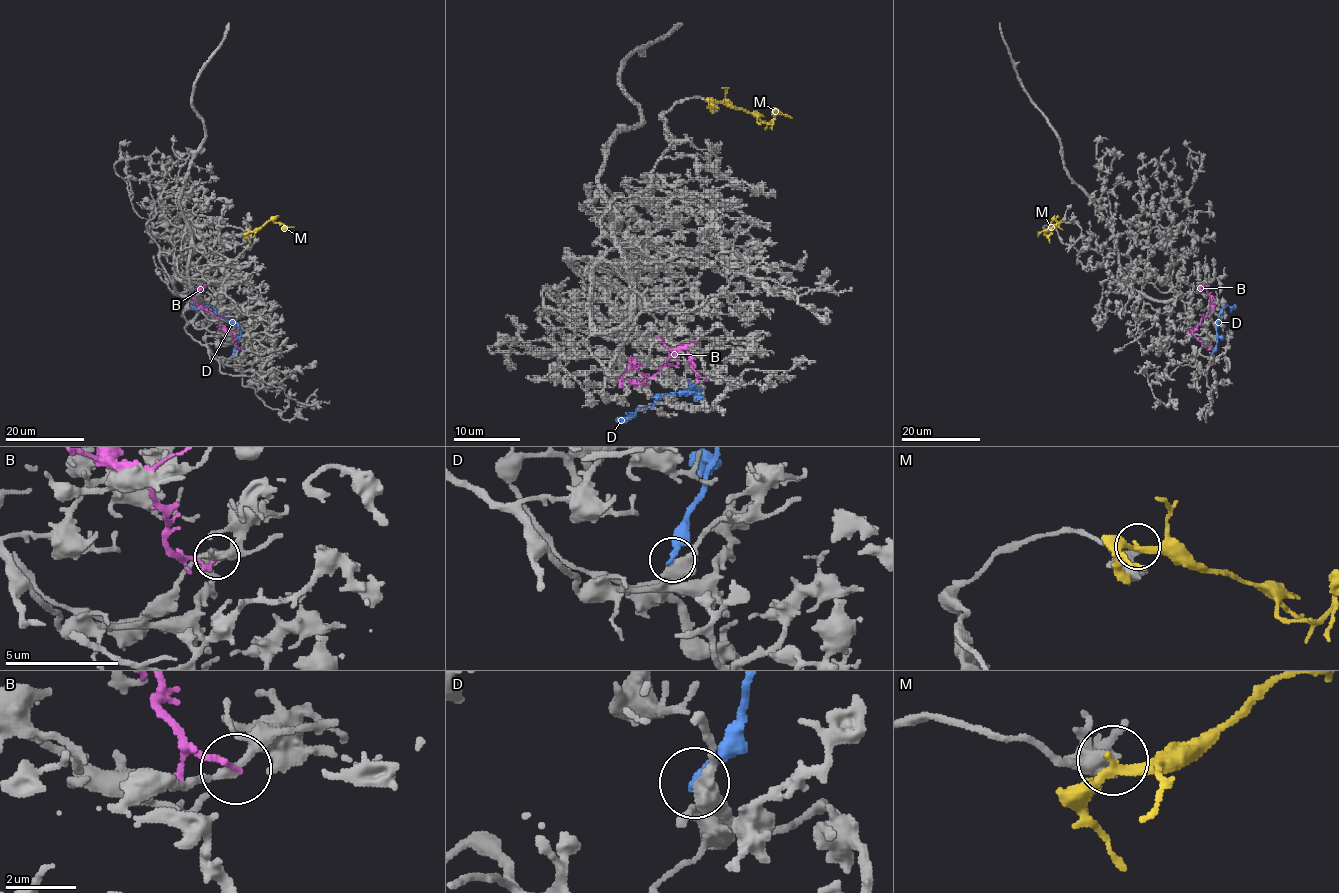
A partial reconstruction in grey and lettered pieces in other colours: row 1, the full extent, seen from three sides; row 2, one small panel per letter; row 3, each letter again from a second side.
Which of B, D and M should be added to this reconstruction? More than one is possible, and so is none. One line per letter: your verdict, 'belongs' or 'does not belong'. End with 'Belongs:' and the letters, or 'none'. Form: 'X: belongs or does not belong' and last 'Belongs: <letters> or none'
B: does not belong
D: does not belong
M: does not belong
Belongs: none

